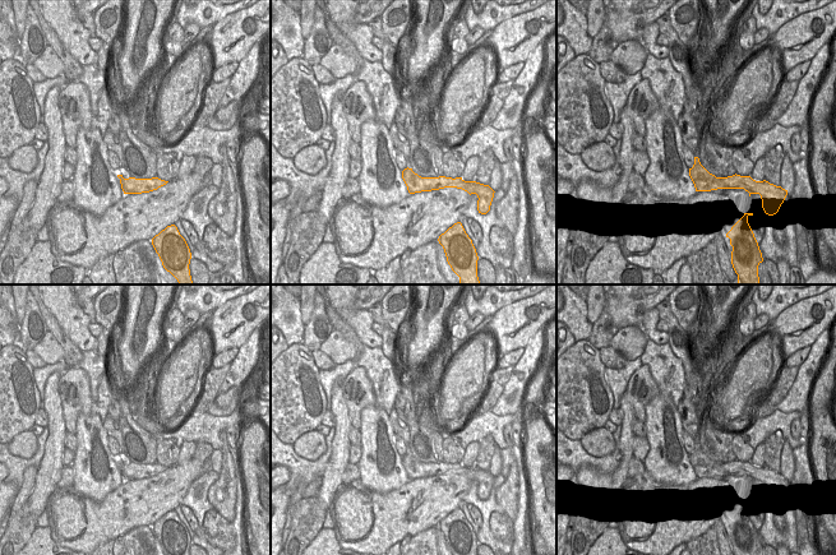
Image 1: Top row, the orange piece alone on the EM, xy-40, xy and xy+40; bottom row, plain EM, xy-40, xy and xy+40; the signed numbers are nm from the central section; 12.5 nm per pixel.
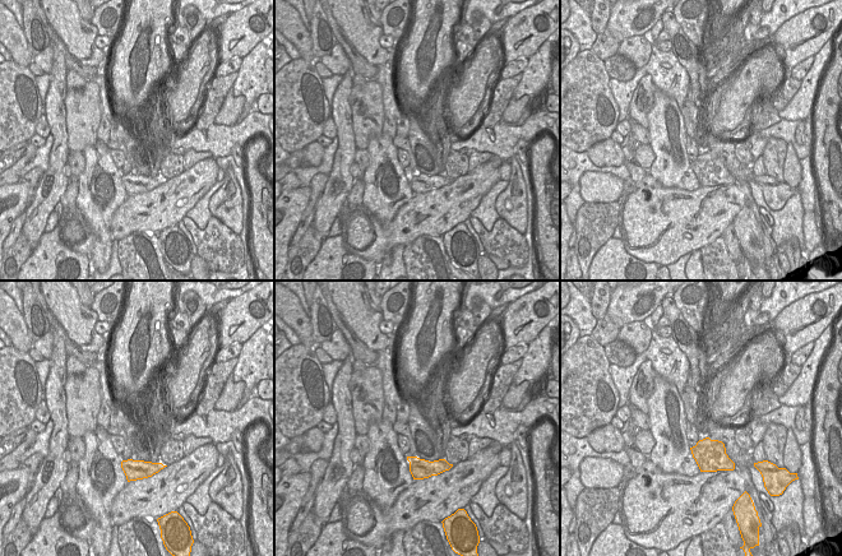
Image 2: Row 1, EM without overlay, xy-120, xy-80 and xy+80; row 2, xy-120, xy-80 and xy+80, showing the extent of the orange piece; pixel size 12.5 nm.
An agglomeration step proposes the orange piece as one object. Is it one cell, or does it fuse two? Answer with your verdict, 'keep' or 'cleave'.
cleave

